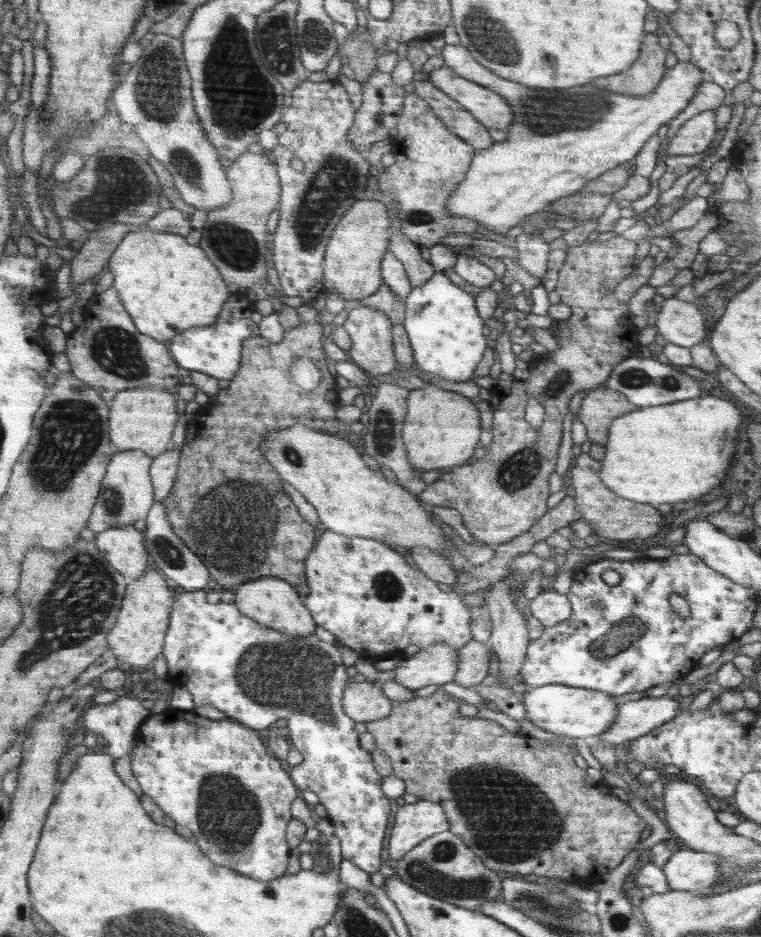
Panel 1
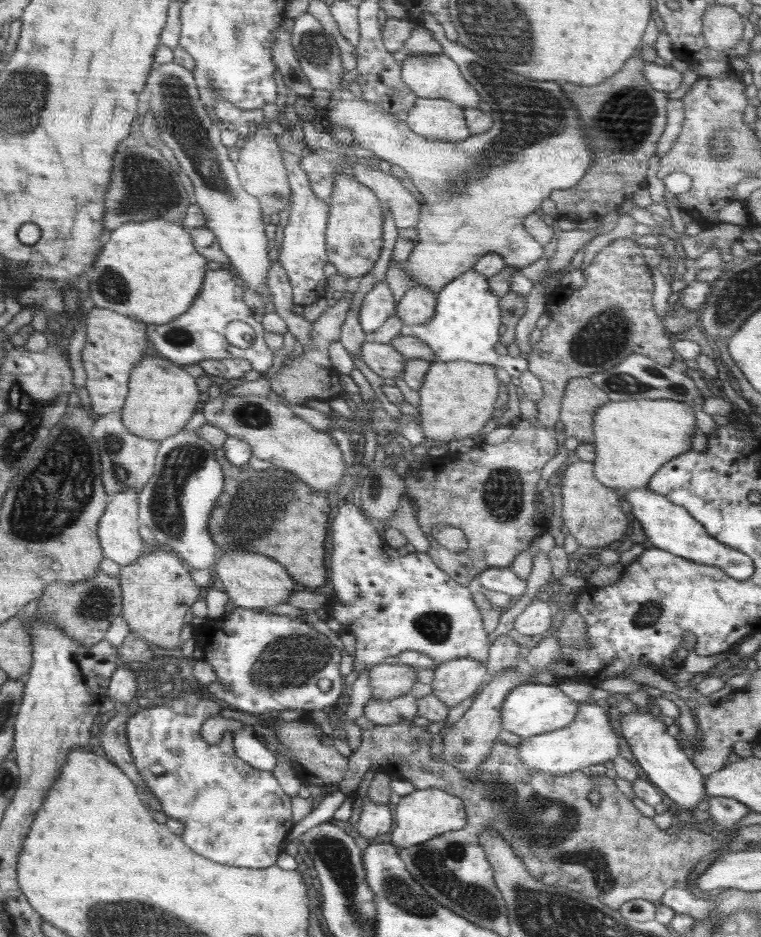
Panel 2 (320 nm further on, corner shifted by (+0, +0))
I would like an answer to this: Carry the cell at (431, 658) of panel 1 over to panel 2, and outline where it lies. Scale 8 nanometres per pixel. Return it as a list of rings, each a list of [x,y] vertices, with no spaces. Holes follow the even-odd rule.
[[[404,663],[379,664],[369,670],[370,686],[372,687],[371,700],[392,700],[393,698],[410,693],[413,684],[418,681],[416,671]]]

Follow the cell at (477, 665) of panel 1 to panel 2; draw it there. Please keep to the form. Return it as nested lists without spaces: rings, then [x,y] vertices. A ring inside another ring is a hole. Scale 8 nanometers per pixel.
[[[460,657],[439,663],[434,671],[431,687],[433,695],[446,707],[453,708],[466,698],[470,698],[486,676],[486,665],[476,659]]]

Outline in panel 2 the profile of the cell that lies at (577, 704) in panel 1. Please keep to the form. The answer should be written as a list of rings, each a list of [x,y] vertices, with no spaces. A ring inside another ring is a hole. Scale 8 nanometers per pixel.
[[[526,682],[512,689],[503,704],[503,729],[517,734],[522,740],[570,725],[581,705],[565,695],[558,685]]]

